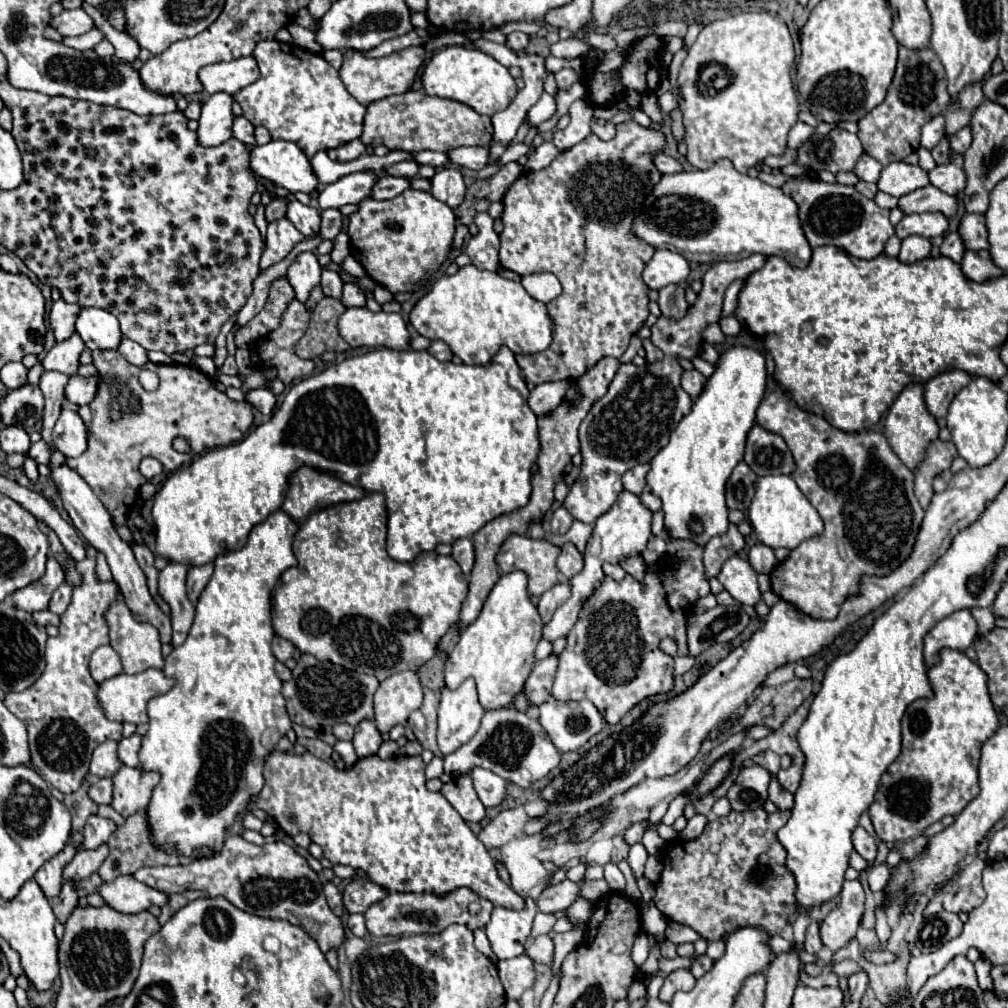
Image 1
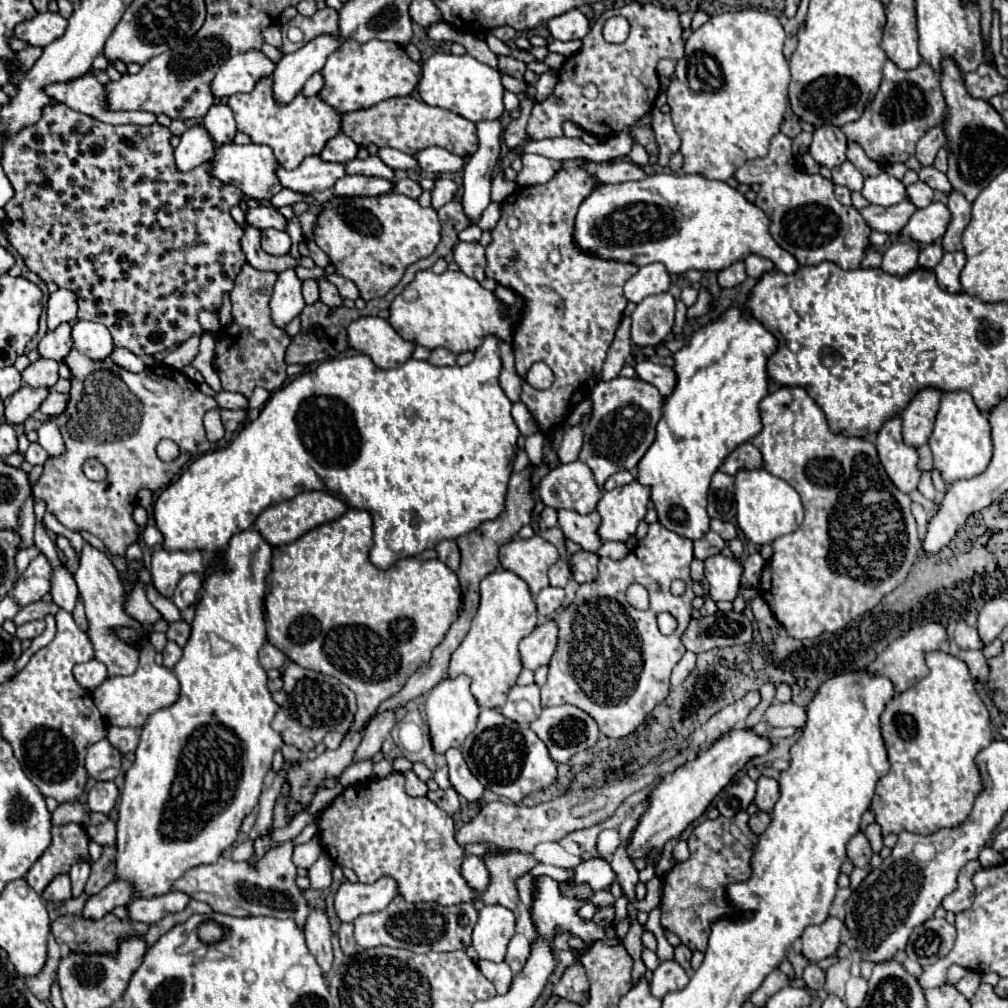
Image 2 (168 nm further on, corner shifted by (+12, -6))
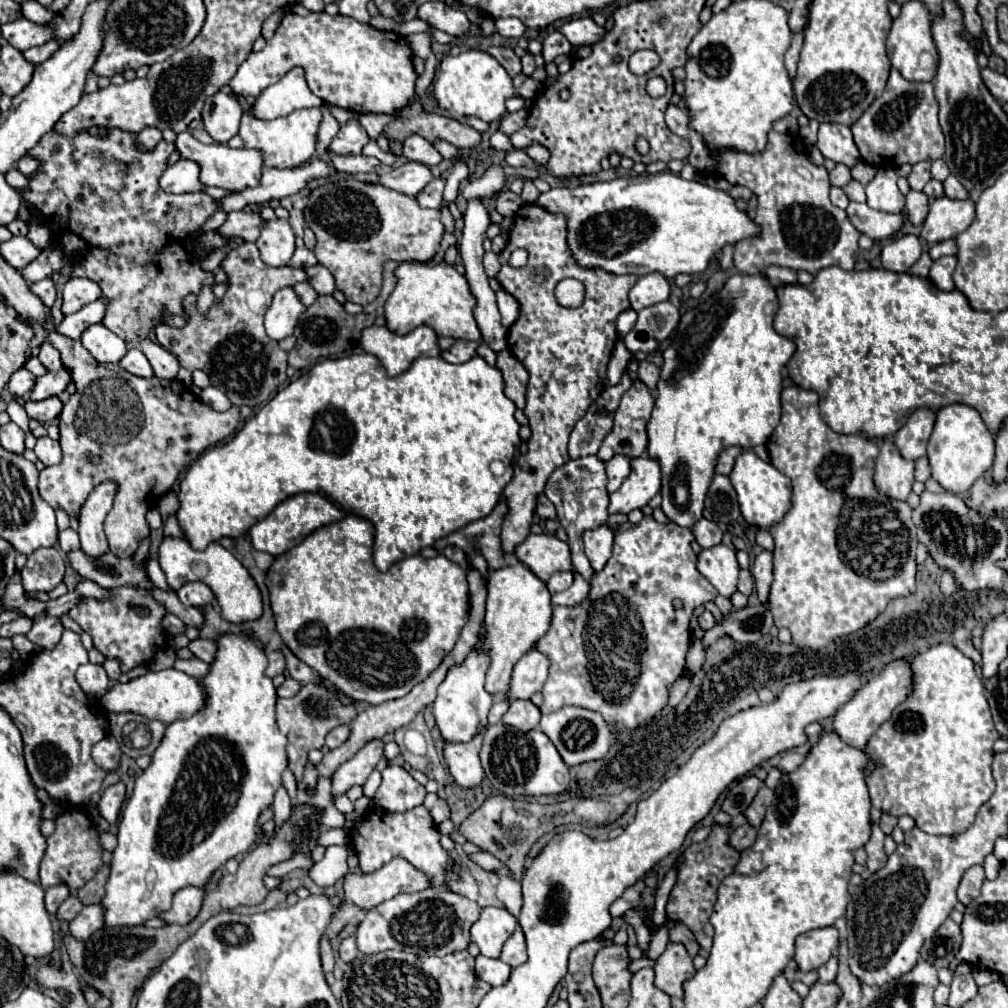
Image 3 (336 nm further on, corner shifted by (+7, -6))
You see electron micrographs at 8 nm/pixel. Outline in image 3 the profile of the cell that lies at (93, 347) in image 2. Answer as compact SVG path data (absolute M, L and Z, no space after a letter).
M103 324L89 326L83 332L81 342L101 364L117 364L127 354L127 344Z

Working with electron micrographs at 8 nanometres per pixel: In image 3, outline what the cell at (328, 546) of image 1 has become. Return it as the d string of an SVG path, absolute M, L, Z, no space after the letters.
M345 516L341 522L323 526L309 534L293 552L281 554L275 558L273 566L267 572L267 588L269 588L269 598L271 598L271 608L275 614L277 622L277 632L281 634L283 642L289 646L289 650L303 660L307 666L311 666L323 680L333 684L337 690L343 694L359 700L359 702L369 702L369 704L383 704L387 700L397 700L405 694L411 692L411 688L419 682L423 682L441 662L443 658L453 650L461 628L467 624L467 610L469 610L469 590L467 590L467 572L447 560L443 554L437 554L435 558L423 558L419 554L407 556L401 562L393 564L387 572L379 572L371 560L371 546L373 546L373 526L369 520L359 518L359 516Z

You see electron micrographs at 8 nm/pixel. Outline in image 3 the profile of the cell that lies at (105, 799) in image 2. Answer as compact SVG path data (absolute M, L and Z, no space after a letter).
M117 782L113 786L109 786L103 796L101 796L101 802L99 802L99 812L101 816L115 824L117 818L119 818L119 812L121 812L121 806L123 806L123 800L125 800L125 784L123 782Z

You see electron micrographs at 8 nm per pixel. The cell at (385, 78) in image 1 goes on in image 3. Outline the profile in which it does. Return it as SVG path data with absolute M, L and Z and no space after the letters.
M311 12L307 16L287 14L277 26L271 40L259 52L251 52L249 58L239 66L235 78L231 80L231 90L245 98L257 98L267 86L279 82L291 68L303 68L309 90L323 98L325 104L353 110L355 114L397 114L407 100L415 94L417 74L413 70L413 52L407 40L395 32L381 32L369 24L361 24L349 16L329 16L327 12Z

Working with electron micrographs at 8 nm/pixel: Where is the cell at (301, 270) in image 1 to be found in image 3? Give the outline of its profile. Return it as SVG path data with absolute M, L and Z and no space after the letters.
M291 286L277 290L269 310L265 312L267 336L273 340L283 340L291 336L297 324L297 318L303 310L305 306L299 302L299 298L295 298L295 292Z

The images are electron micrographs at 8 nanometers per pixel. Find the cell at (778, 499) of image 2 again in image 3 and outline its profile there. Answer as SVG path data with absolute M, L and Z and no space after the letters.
M743 450L735 458L729 480L737 492L741 514L745 516L749 526L769 528L771 524L779 522L779 518L783 518L783 514L791 506L791 480L785 474L781 474L775 466L761 460L753 450Z

